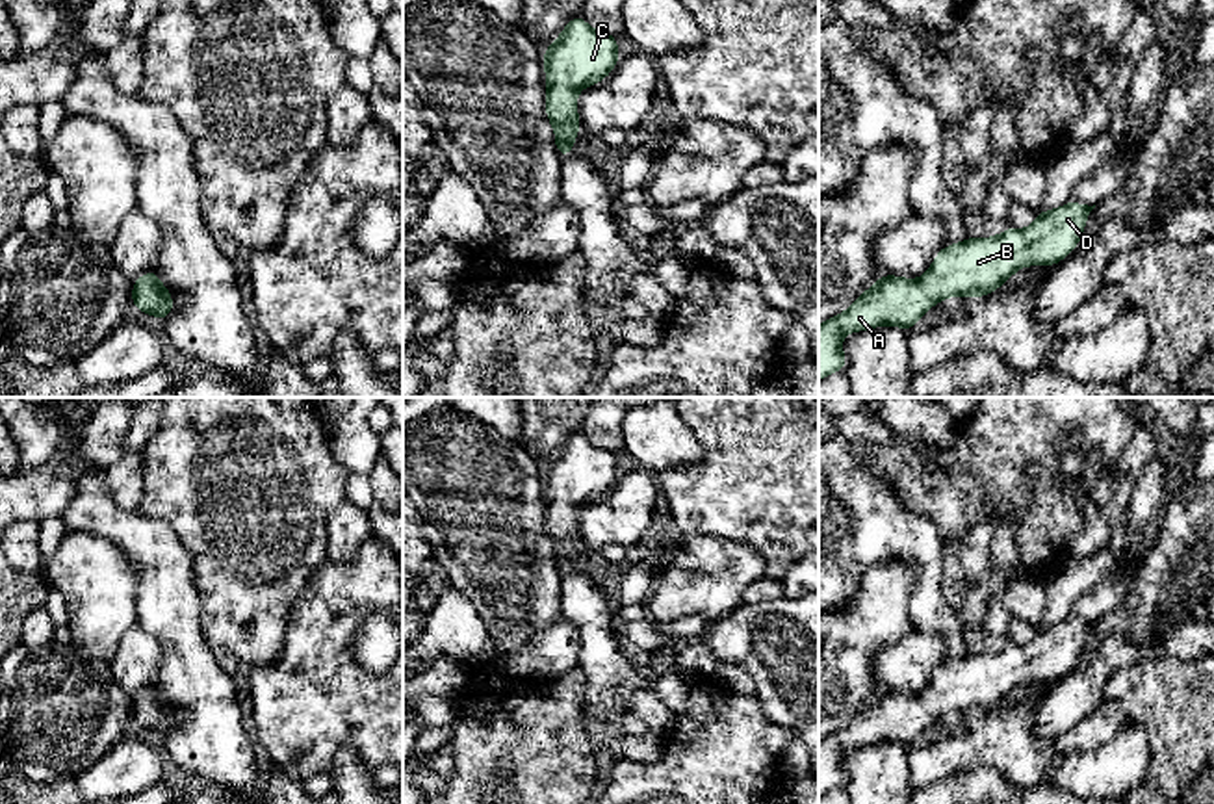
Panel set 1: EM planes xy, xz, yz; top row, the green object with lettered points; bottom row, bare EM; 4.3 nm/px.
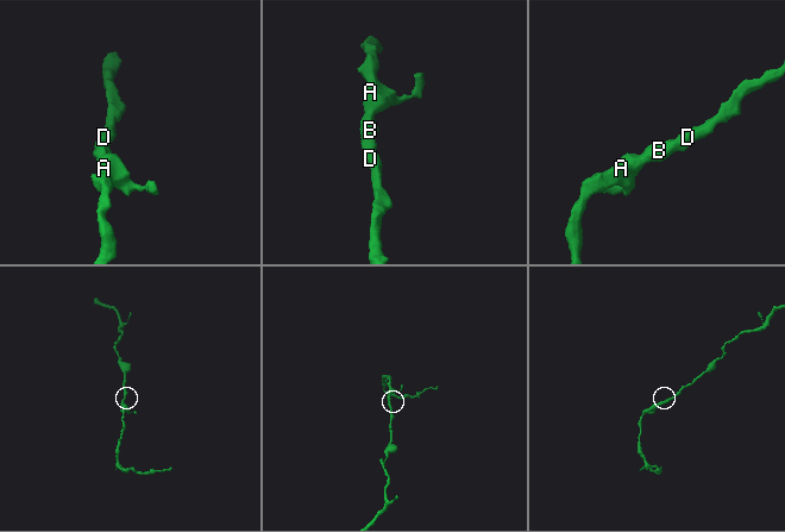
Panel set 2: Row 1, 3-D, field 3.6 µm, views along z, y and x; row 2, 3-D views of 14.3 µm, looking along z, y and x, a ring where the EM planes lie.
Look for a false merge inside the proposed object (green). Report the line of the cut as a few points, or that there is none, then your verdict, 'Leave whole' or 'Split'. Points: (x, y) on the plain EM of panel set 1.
No split. Leave whole

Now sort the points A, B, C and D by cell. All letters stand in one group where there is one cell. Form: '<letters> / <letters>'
A B C D

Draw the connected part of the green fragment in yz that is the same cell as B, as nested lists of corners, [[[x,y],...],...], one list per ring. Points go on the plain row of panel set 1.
[[[1069,616],[1056,626],[1040,626],[1028,644],[1010,642],[993,654],[967,654],[960,659],[945,661],[919,696],[884,689],[843,730],[819,741],[819,797],[846,784],[846,772],[841,763],[845,750],[884,741],[910,746],[939,717],[952,711],[965,715],[989,711],[1025,681],[1056,681],[1075,667],[1093,624],[1095,620]]]

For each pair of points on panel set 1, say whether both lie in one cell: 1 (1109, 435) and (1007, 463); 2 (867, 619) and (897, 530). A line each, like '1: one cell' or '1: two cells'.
1: one cell
2: two cells

